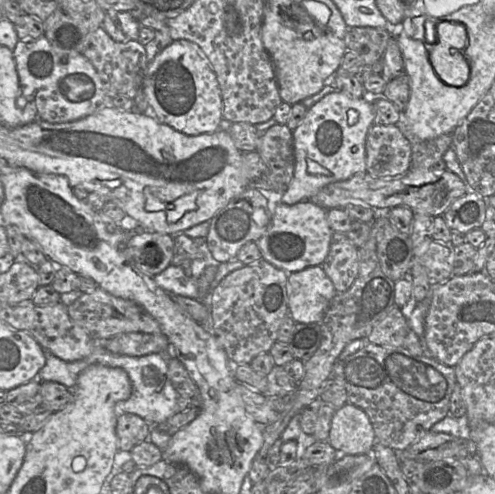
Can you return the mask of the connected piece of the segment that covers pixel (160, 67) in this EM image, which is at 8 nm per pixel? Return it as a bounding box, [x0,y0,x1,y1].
[142,41,223,136]

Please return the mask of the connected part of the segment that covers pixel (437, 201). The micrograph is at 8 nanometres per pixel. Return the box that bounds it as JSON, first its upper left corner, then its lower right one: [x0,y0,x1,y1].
[311,168,466,216]

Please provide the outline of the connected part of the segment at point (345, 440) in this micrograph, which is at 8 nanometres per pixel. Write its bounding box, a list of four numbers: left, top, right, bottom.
[329,402,376,455]

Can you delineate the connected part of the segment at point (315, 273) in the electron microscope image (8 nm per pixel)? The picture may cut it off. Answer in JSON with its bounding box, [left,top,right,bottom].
[288,266,336,323]

